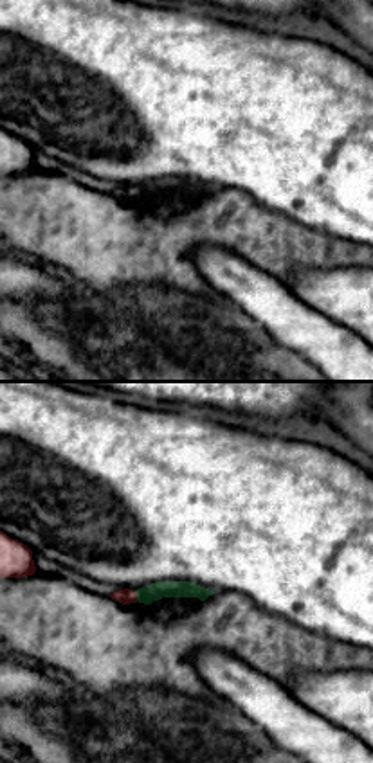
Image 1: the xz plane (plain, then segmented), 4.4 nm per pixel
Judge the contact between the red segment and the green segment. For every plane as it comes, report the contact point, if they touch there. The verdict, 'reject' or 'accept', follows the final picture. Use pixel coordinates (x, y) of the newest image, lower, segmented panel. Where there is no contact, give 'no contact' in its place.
meets red at (136, 596)

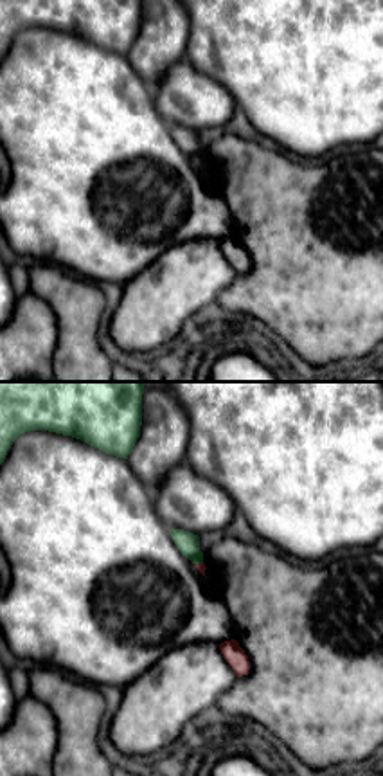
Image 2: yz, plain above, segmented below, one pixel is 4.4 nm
meets red at (200, 564)

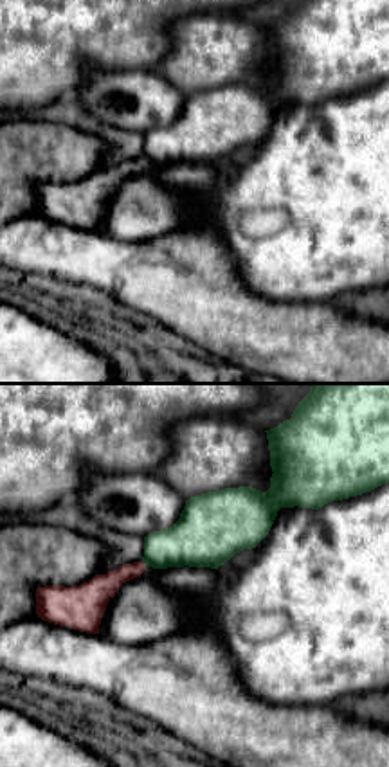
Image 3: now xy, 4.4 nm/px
meets red at (143, 564)

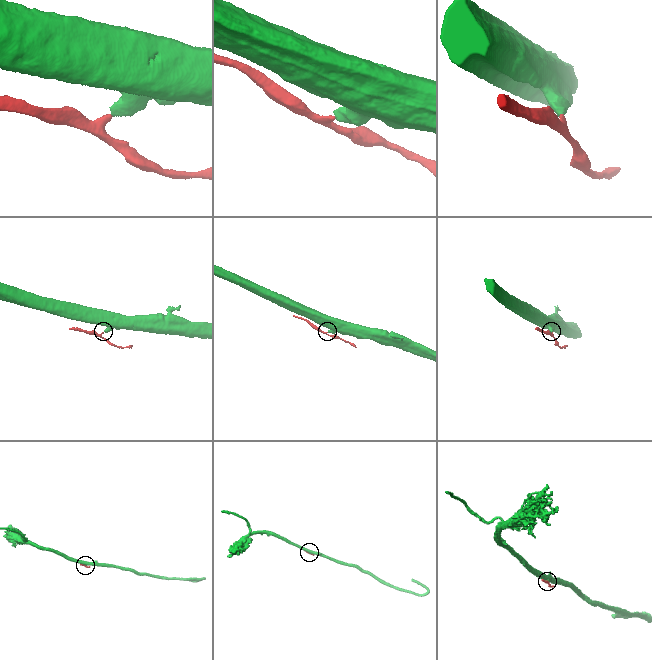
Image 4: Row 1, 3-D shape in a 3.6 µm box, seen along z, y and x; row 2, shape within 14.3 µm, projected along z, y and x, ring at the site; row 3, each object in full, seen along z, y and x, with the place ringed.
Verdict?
reject

